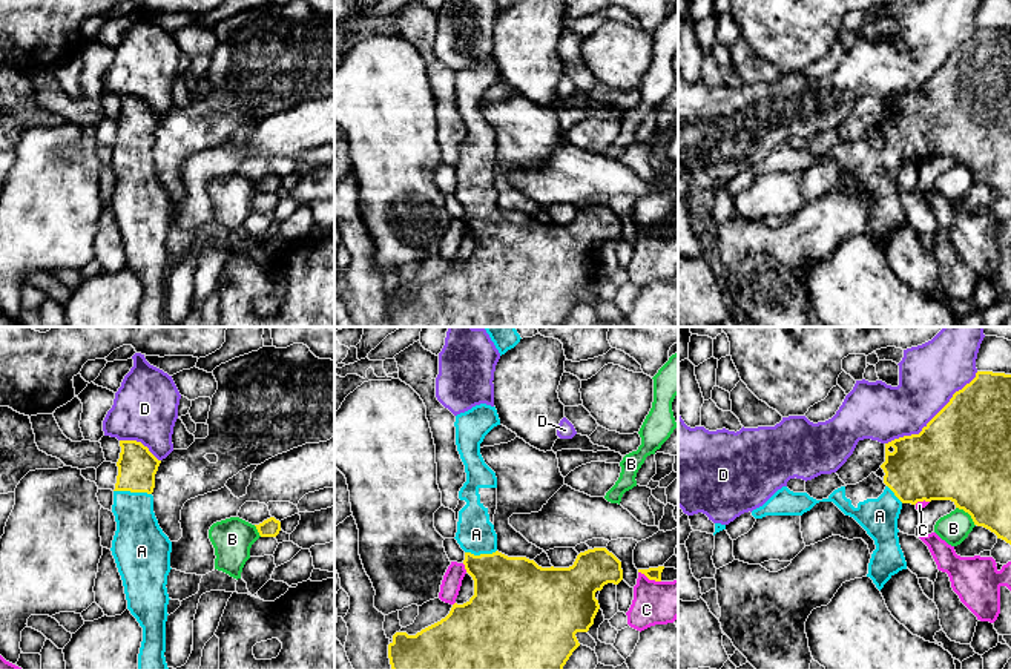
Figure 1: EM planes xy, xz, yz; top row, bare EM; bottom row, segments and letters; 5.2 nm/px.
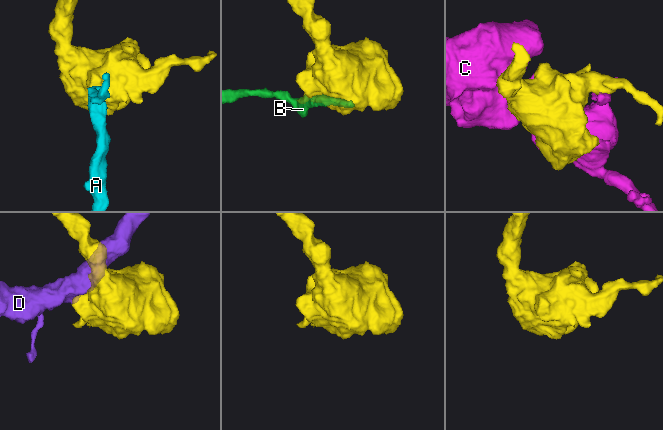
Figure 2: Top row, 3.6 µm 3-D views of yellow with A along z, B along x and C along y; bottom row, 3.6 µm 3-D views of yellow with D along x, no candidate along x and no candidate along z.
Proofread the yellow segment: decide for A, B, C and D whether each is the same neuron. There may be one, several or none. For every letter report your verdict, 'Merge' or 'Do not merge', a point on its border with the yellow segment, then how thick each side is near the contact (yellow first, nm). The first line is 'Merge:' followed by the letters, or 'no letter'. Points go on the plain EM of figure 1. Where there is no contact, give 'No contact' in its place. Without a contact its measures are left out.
Merge: A
A: Merge. Touches yellow at xy (132, 148). Thickness 200 nm (yellow) against 260 nm
B: Do not merge. Touches yellow at yz (968, 169). Thickness 420 nm (yellow) against 160 nm
C: Do not merge. Touches yellow at xz (649, 235). Thickness 60 nm (yellow) against 220 nm
D: Do not merge. Touches yellow at yz (933, 74). Thickness 500 nm (yellow) against 320 nm

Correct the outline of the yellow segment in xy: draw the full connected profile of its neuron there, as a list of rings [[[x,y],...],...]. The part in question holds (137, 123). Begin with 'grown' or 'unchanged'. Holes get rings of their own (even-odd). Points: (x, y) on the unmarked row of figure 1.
grown; [[[120,97],[112,169],[117,187],[112,212],[123,236],[127,265],[143,284],[138,327],[167,327],[167,232],[172,198],[153,169],[158,117],[137,97]]]

